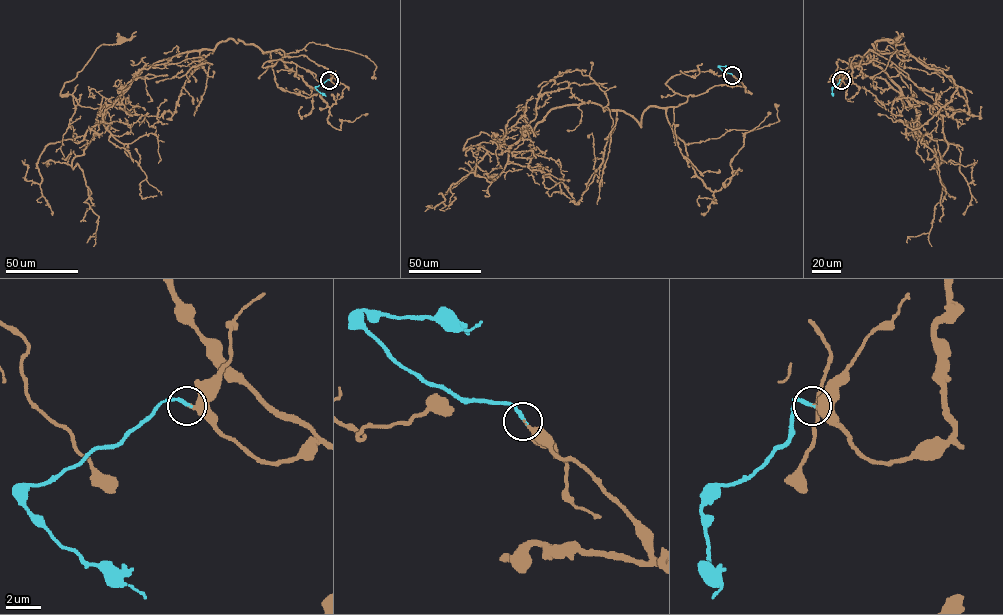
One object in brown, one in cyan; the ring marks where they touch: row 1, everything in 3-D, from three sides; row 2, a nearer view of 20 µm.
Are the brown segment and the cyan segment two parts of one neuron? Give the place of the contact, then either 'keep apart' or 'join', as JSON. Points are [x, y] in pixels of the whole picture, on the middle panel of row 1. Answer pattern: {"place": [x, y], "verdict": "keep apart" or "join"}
{"place": [732, 75], "verdict": "join"}

